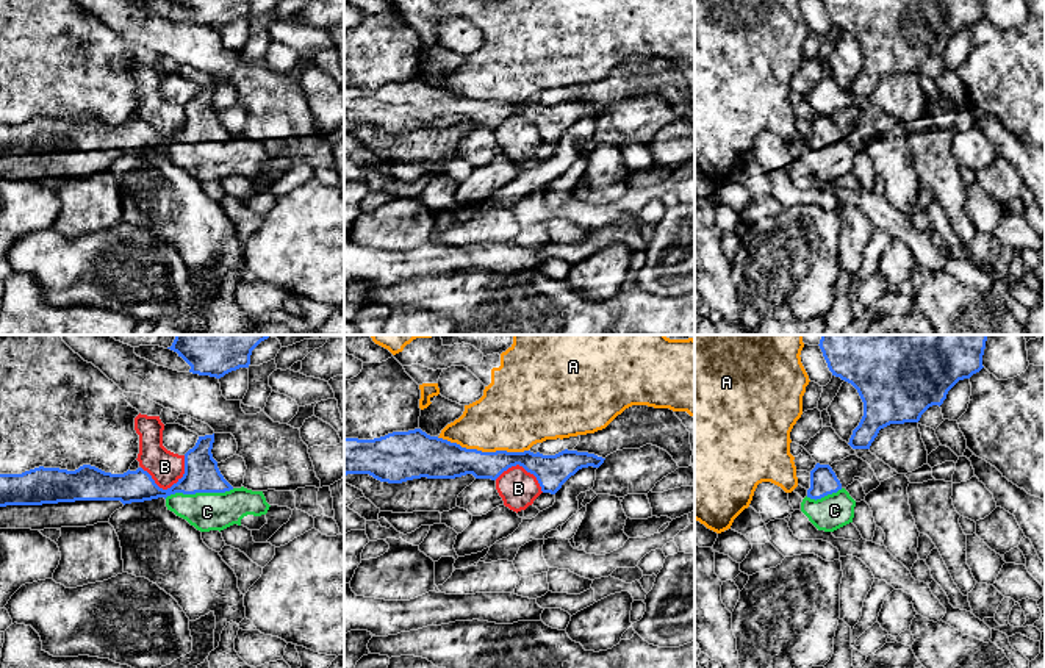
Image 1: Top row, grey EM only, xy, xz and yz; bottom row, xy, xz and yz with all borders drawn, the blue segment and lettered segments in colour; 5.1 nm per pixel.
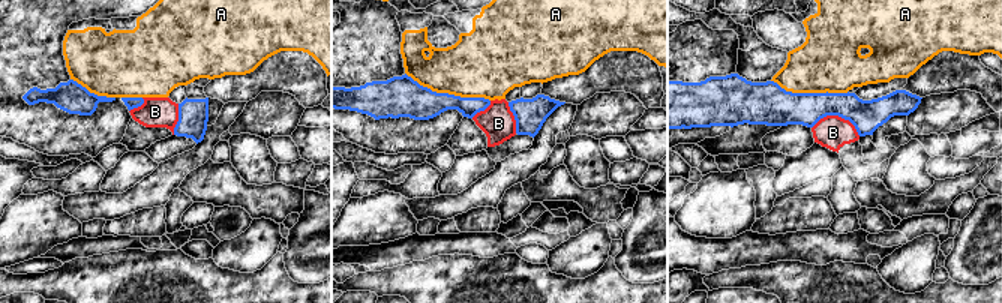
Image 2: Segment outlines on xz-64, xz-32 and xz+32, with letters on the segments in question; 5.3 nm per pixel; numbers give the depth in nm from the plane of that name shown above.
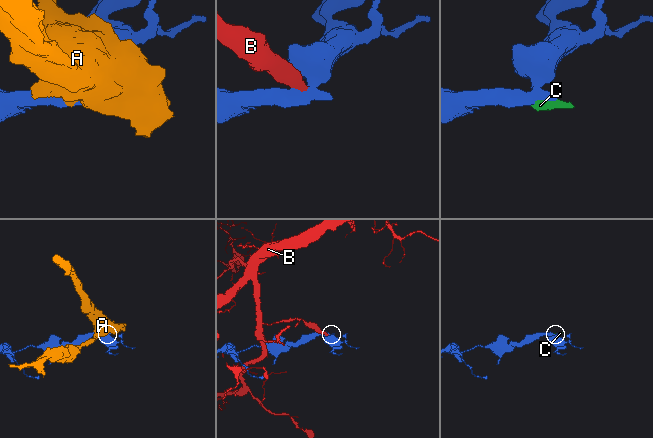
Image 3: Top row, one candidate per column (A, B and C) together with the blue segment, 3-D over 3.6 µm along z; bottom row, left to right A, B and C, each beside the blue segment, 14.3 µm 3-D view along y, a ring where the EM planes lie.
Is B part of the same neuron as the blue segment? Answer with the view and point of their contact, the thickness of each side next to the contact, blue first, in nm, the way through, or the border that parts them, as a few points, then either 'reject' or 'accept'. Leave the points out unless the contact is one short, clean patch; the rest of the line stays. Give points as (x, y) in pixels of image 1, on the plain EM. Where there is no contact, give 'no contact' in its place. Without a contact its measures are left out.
meets blue in xy at (172, 135); 180 nm thick on the blue side, 170 nm on the other; border along xy (185, 105), (185, 122), (166, 138), (161, 138), (141, 116); reject

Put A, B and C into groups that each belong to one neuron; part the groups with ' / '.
A / B / C

